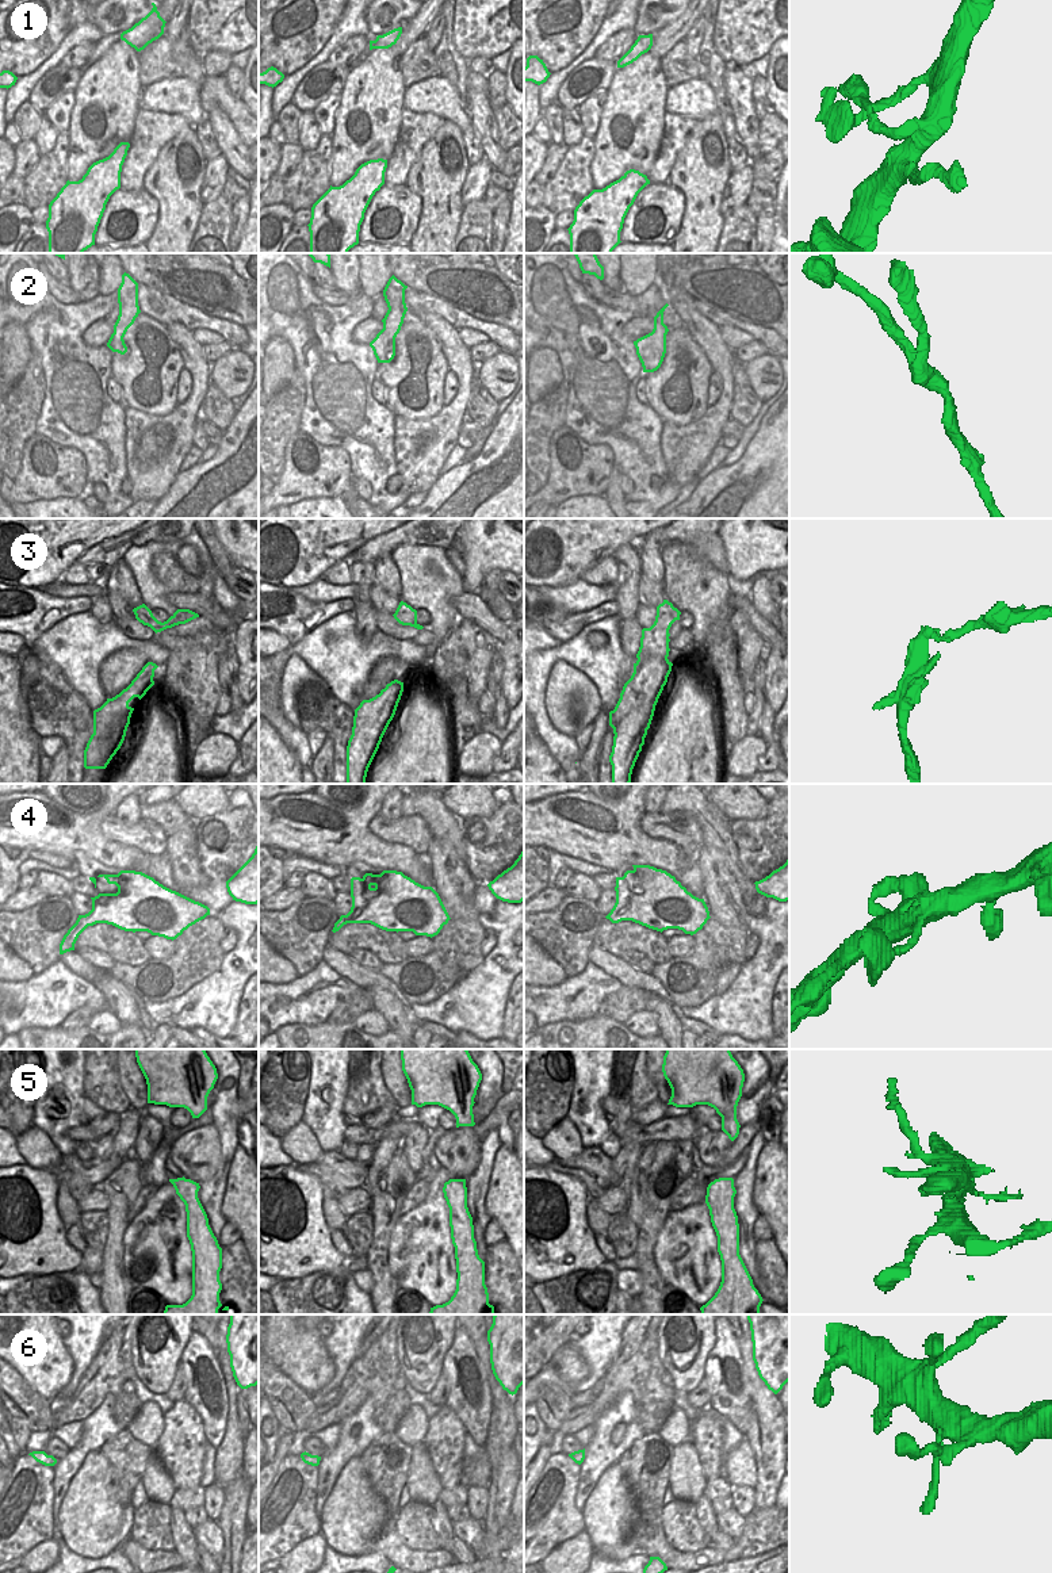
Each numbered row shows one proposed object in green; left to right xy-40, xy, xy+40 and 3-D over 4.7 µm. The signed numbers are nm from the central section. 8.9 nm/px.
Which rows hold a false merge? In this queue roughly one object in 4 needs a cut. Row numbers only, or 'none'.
3.

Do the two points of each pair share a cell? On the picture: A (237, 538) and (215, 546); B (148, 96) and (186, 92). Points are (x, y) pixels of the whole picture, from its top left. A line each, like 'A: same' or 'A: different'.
A: different
B: same

